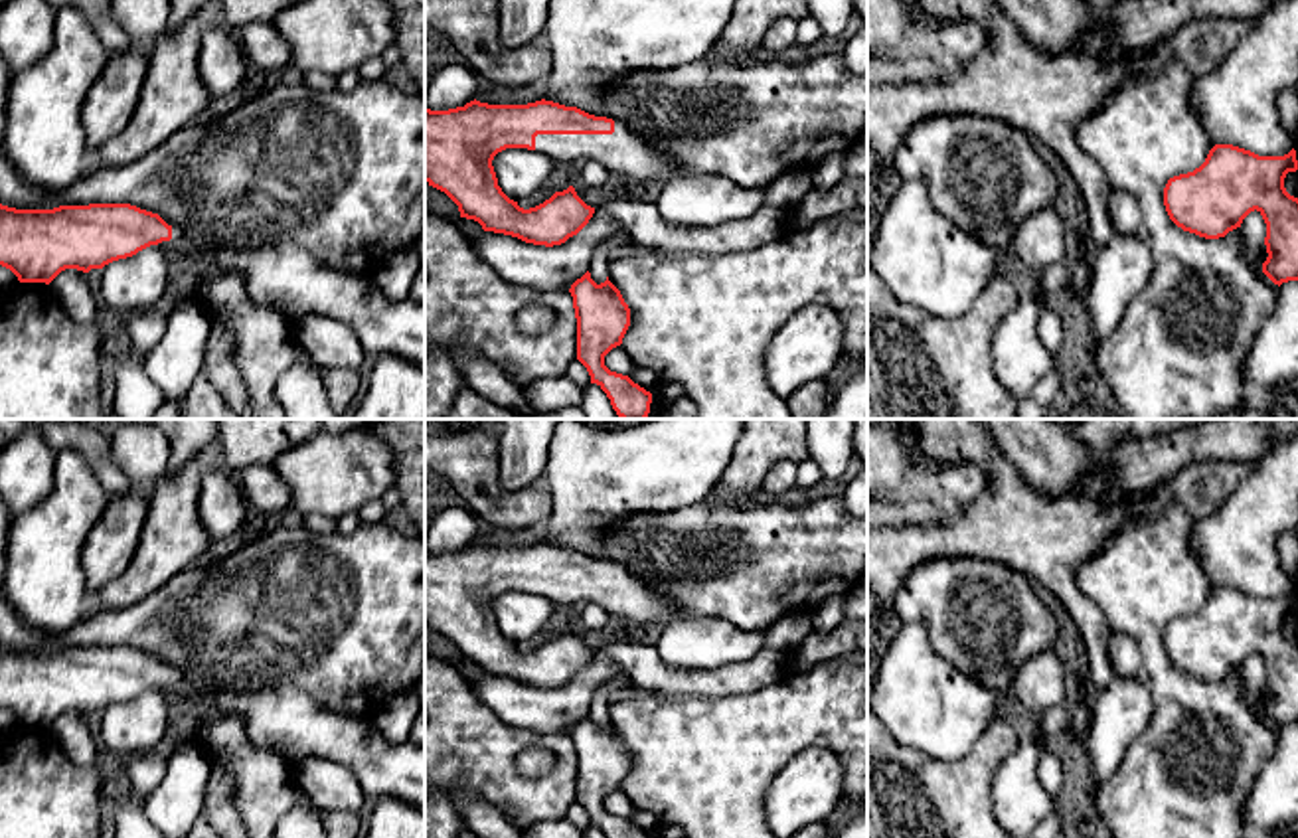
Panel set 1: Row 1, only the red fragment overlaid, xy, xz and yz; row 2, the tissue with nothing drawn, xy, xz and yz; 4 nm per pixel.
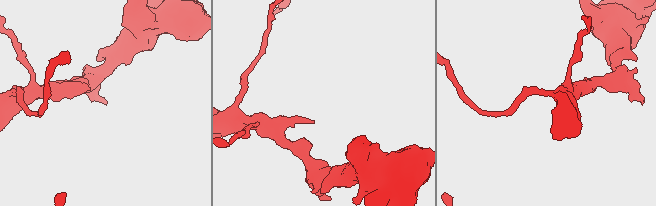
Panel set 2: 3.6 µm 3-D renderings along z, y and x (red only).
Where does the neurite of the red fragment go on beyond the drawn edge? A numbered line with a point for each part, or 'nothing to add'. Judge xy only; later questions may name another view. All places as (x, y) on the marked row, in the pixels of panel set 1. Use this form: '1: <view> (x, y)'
1: xy (285, 277)

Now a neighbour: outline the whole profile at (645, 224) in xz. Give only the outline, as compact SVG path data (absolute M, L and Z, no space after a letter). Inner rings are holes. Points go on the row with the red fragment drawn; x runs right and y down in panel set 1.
M630 198L603 206L630 235L632 247L697 253L743 253L786 231L784 210L763 206L757 213L713 227L678 227L668 223L656 204Z

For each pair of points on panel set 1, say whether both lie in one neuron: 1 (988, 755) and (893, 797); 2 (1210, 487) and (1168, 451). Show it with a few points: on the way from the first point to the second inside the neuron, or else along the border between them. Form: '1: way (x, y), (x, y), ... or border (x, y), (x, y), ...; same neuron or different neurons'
1: way (965, 779), (947, 797), (917, 797); same neuron
2: border (1231, 459), (1192, 461), (1164, 485); different neurons

